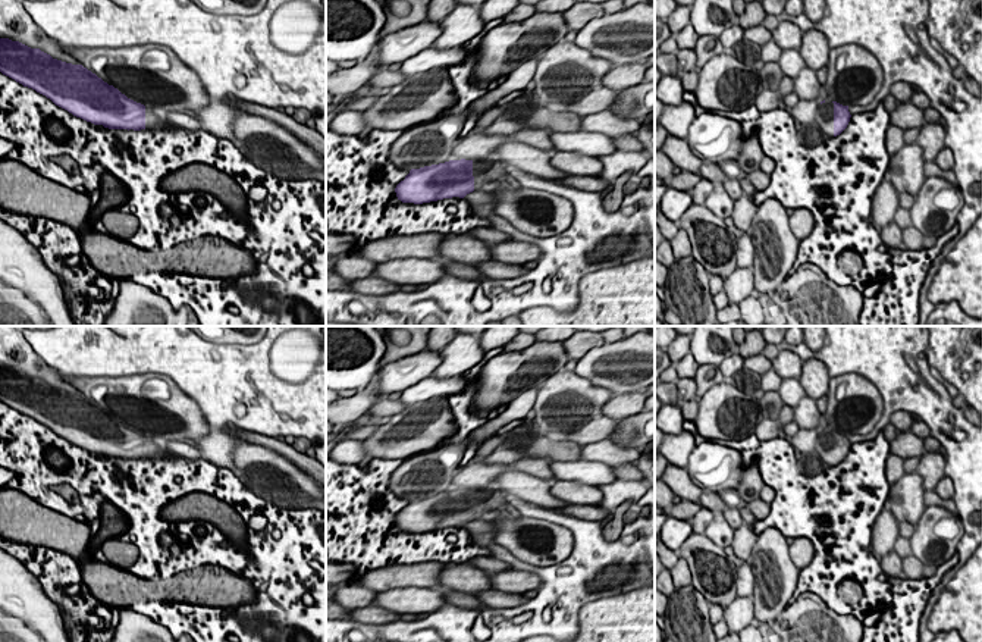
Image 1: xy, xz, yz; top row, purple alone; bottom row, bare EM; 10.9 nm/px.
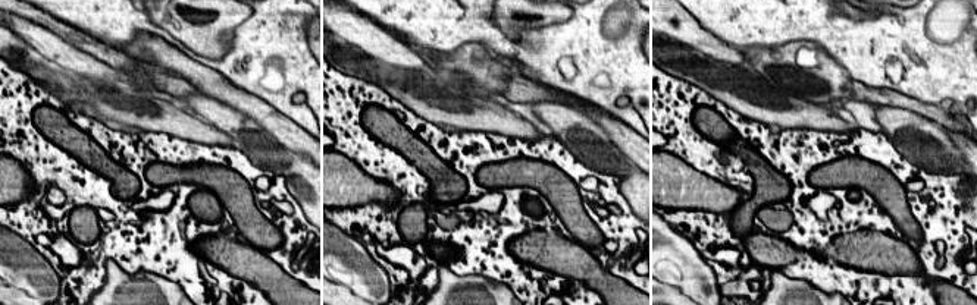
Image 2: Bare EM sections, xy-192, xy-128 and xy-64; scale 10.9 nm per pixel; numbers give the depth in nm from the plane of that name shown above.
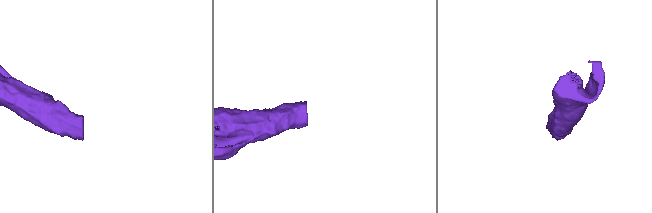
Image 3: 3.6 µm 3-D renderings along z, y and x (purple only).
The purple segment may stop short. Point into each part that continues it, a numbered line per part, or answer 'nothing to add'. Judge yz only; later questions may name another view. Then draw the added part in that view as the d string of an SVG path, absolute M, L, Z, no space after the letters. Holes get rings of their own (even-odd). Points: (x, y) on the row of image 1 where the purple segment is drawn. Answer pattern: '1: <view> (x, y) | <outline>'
1: yz (825, 112) | M831 100L819 103L815 122L823 134L834 137L834 103Z

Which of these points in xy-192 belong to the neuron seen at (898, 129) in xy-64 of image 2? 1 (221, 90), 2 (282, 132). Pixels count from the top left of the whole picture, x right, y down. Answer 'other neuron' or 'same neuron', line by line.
1: other neuron
2: other neuron

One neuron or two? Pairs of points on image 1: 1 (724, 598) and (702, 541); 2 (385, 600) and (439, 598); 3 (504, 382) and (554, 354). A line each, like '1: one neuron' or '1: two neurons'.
1: one neuron
2: one neuron
3: one neuron

